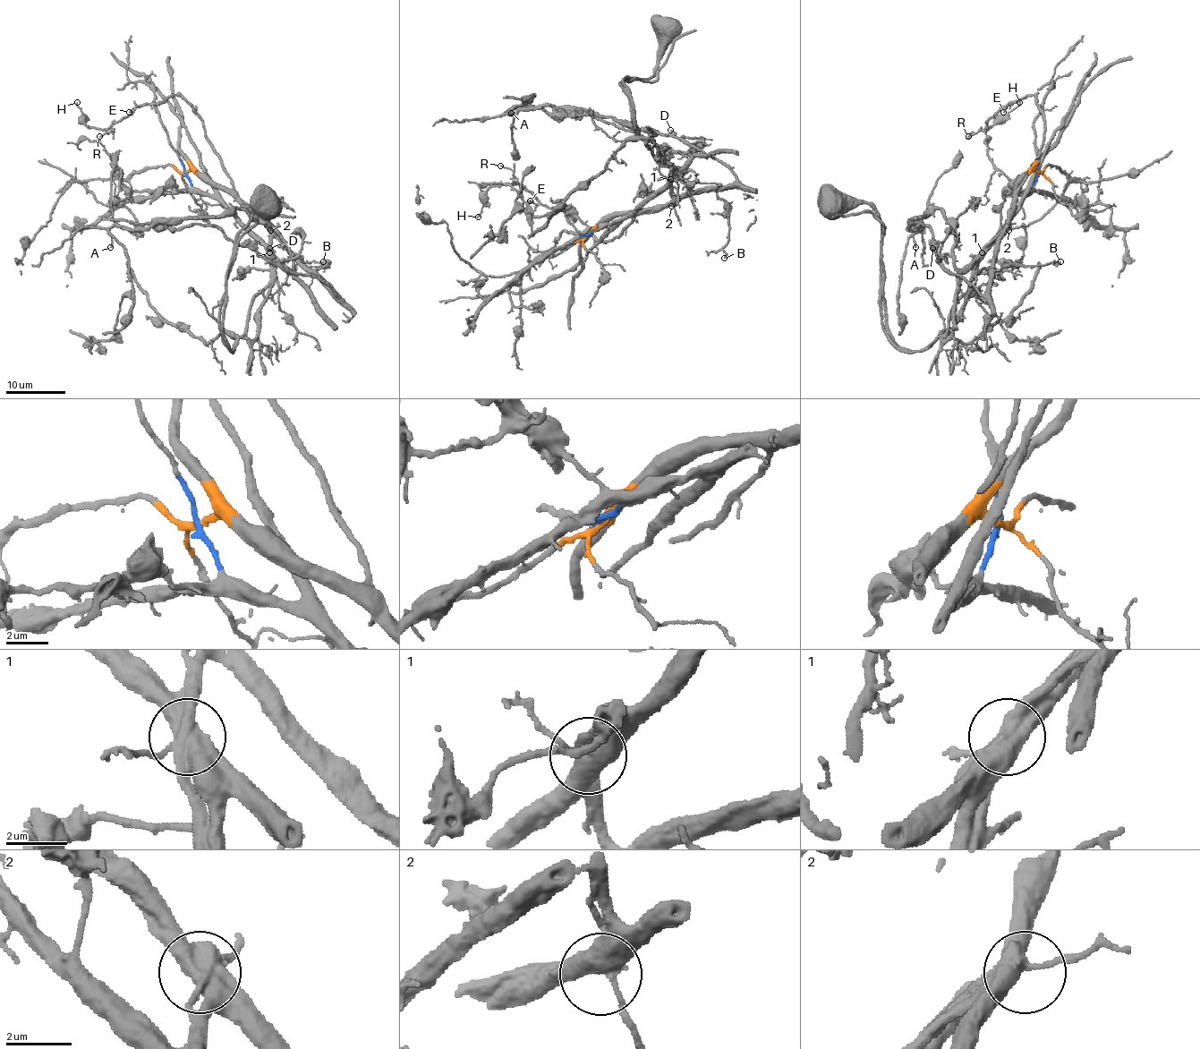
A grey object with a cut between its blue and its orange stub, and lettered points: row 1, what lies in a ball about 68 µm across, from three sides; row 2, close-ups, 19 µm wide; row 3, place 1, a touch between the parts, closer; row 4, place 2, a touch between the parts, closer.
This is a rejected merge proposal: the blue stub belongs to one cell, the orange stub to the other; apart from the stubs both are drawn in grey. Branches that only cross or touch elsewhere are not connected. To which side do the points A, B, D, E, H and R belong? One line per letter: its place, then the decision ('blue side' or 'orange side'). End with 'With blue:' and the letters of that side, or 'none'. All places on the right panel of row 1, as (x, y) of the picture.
A: place (915, 247); blue side
B: place (1060, 261); orange side
D: place (932, 248); orange side
E: place (1003, 112); orange side
H: place (1019, 102); orange side
R: place (968, 136); orange side
With blue: A

